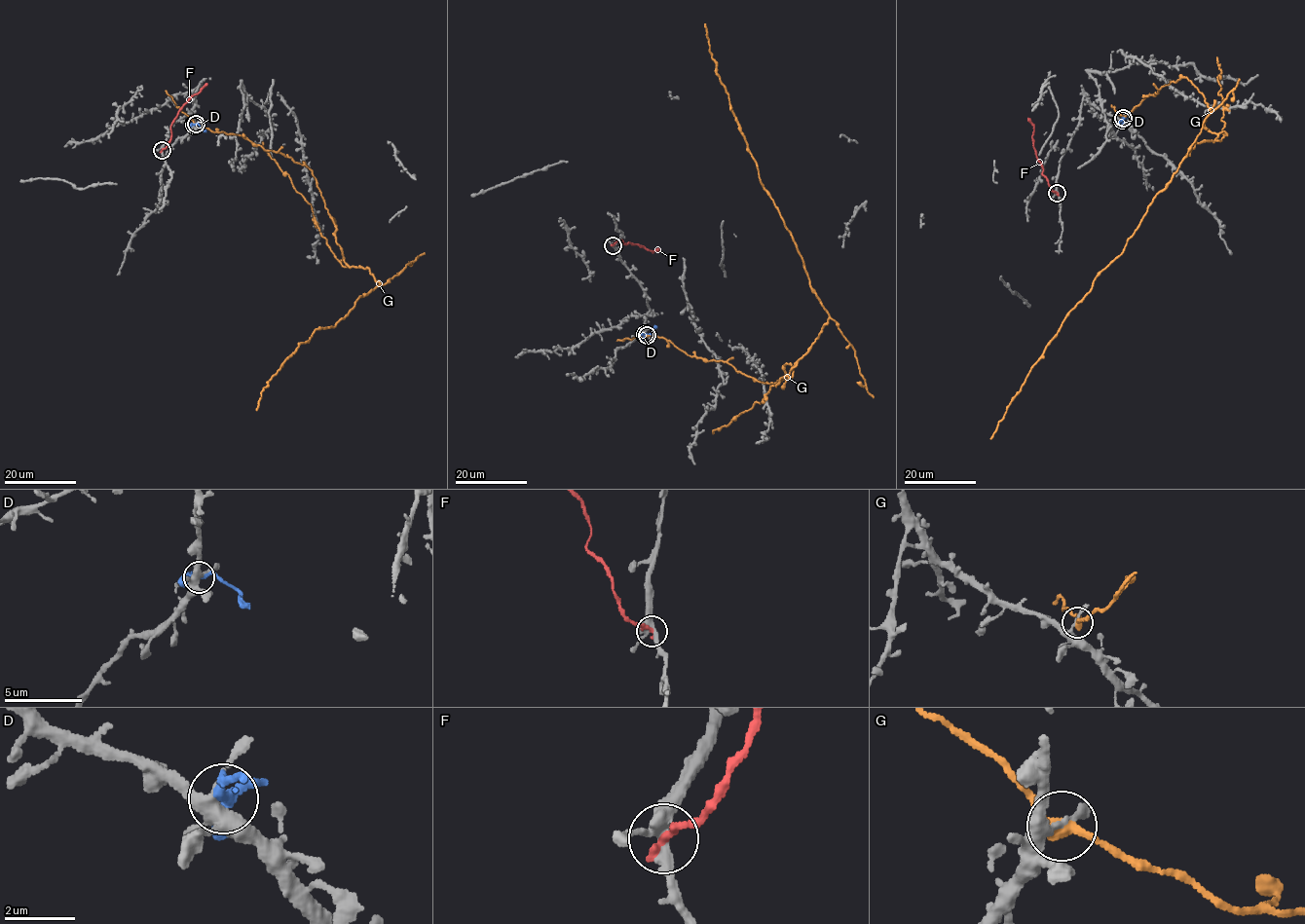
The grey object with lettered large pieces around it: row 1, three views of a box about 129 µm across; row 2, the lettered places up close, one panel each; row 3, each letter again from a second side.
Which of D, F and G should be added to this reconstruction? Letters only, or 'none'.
none

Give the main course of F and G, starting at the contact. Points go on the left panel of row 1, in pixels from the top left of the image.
F: (162, 150), (168, 144), (171, 124), (179, 110), (206, 83)
G: (196, 124), (307, 166), (344, 263), (369, 269), (380, 283), (336, 325), (299, 344), (261, 391), (256, 410)

